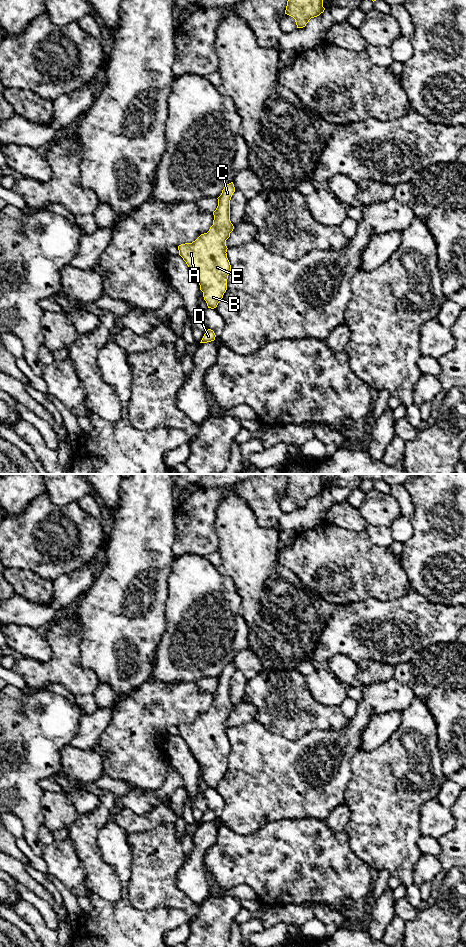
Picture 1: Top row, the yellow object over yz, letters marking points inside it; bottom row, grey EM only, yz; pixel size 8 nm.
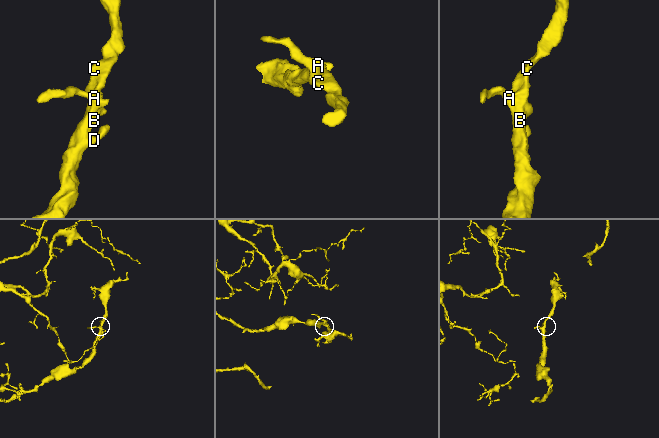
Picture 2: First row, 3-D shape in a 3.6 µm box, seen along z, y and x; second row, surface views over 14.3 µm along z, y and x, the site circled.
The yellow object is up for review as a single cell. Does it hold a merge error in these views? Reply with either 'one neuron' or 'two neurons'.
one neuron

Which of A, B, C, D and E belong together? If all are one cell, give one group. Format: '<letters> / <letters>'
A B C D E

